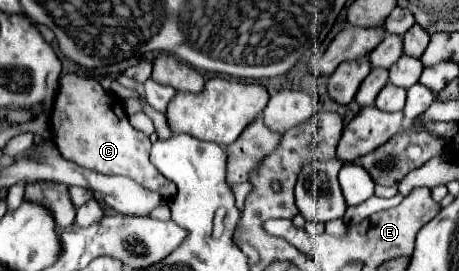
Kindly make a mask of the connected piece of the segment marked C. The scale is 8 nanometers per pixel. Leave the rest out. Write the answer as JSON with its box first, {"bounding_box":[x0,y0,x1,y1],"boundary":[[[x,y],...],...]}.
{"bounding_box":[51,74,177,198],"boundary":[[[65,74],[65,78],[61,76],[59,92],[51,112],[51,128],[55,146],[65,156],[65,160],[101,174],[129,176],[143,188],[149,188],[165,198],[173,198],[177,194],[175,184],[167,180],[149,160],[151,140],[129,124],[121,100],[115,94],[103,90],[97,80],[81,78],[77,74]]]}

